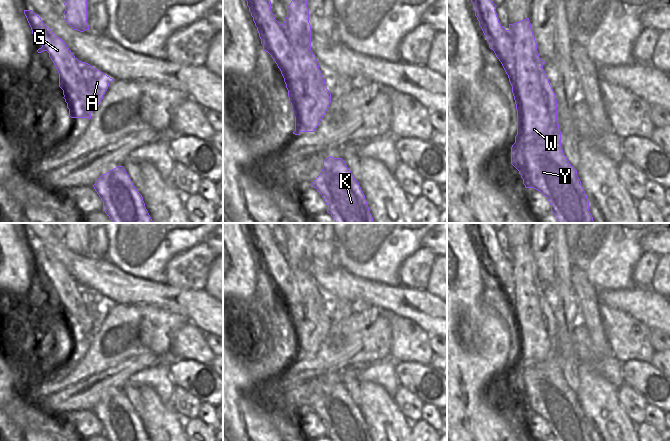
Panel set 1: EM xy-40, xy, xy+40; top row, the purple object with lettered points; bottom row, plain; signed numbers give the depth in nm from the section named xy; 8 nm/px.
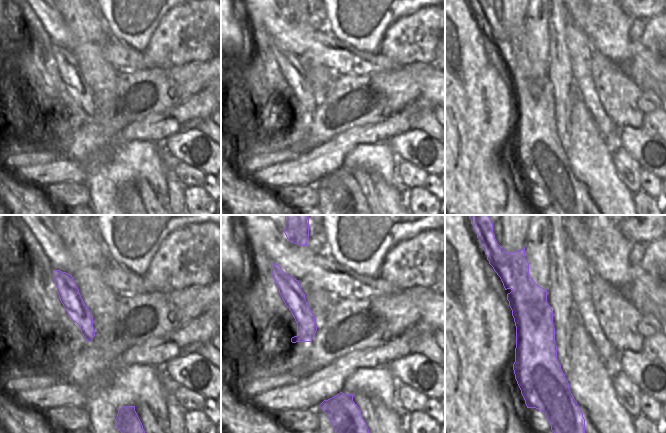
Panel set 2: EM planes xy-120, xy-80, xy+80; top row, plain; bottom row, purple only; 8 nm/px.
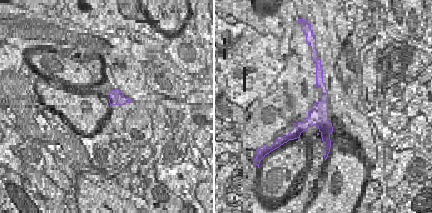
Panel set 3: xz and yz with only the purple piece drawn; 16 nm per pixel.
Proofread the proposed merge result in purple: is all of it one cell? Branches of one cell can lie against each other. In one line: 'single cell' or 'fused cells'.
fused cells

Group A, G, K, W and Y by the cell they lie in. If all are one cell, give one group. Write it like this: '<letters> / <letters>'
A K W Y / G

